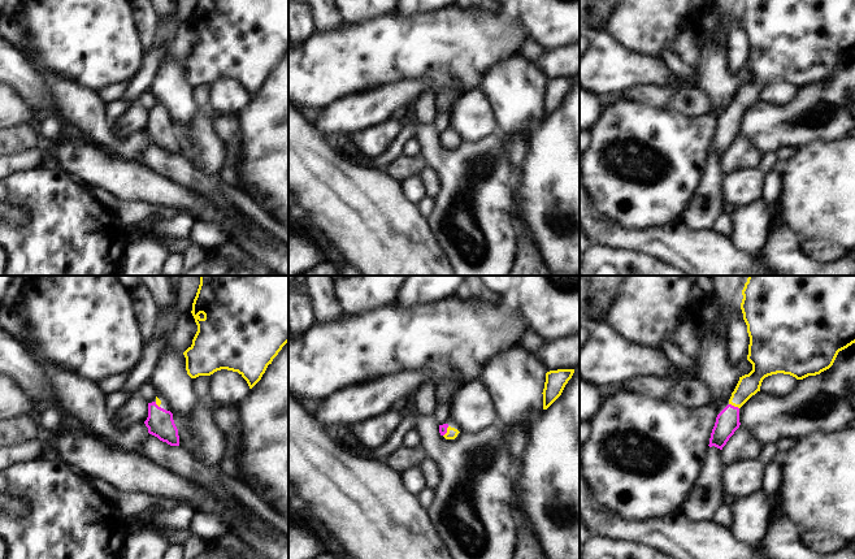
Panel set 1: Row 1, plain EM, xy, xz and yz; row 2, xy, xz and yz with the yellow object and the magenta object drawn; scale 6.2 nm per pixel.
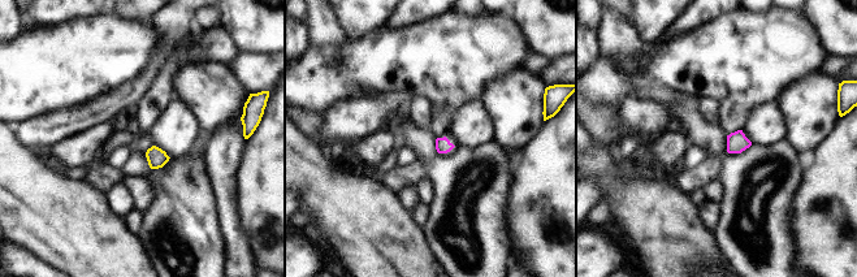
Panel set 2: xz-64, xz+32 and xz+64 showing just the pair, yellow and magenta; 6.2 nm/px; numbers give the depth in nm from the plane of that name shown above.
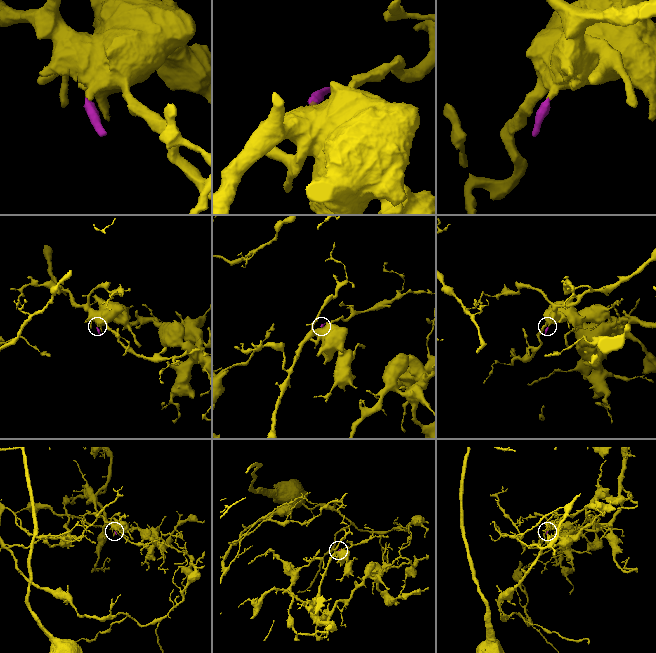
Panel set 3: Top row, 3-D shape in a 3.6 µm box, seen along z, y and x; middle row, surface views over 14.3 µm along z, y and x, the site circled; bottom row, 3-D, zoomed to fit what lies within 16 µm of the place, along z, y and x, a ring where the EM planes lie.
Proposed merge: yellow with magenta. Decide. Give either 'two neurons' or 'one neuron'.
one neuron

